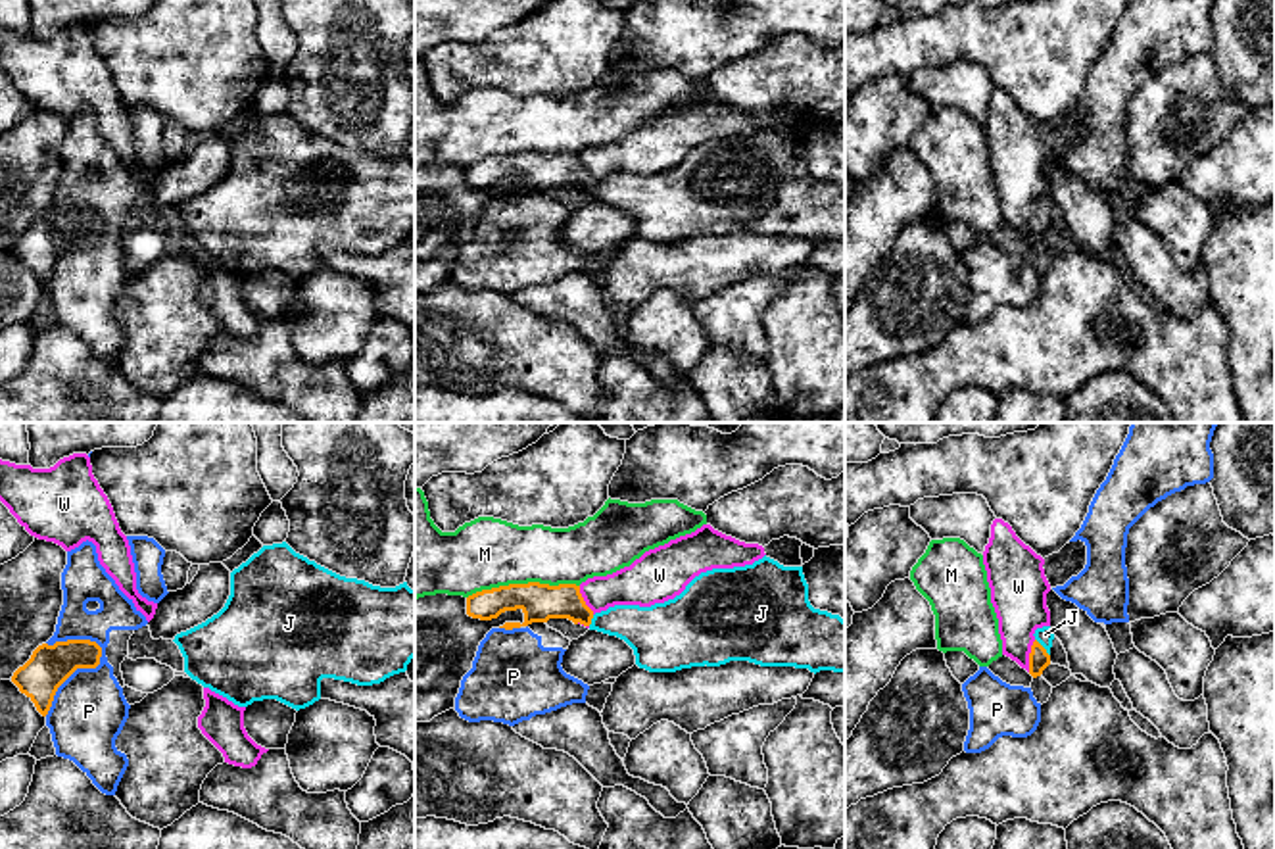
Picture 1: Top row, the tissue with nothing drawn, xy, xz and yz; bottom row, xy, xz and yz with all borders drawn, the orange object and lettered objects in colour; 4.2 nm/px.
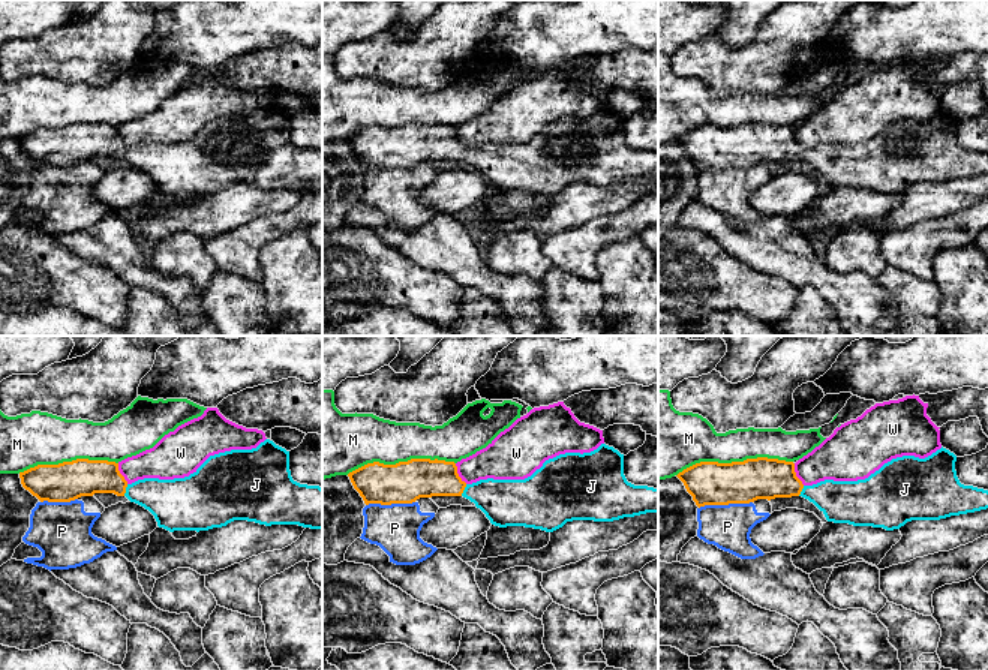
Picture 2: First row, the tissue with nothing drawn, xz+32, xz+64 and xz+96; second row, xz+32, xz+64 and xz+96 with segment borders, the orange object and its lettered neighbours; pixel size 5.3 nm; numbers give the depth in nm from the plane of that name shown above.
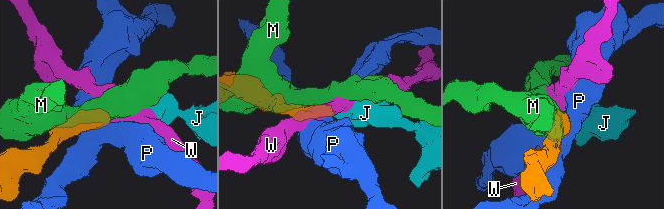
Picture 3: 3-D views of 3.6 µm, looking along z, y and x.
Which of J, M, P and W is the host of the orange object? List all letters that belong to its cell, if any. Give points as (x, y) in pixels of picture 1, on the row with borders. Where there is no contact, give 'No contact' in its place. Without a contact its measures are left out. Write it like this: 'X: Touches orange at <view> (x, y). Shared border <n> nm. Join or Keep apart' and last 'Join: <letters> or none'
J: Touches orange at yz (1043, 648). Shared border 100 nm. Join
M: Touches orange at xz (523, 584). Shared border 480 nm. Keep apart
P: Touches orange at xy (75, 669). Shared border 380 nm. Keep apart
W: Touches orange at yz (1030, 655). Shared border 140 nm. Keep apart
Join: J

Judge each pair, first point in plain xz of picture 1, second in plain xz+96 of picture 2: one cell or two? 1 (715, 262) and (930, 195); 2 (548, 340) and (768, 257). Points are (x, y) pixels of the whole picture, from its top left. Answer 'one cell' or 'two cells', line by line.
1: one cell
2: two cells

